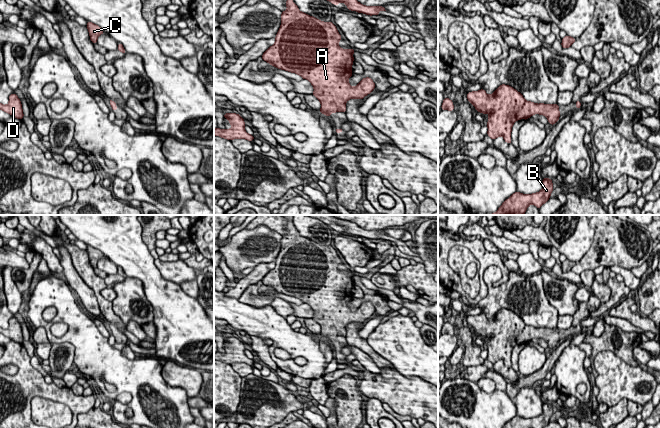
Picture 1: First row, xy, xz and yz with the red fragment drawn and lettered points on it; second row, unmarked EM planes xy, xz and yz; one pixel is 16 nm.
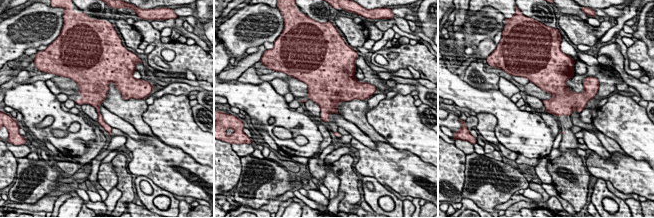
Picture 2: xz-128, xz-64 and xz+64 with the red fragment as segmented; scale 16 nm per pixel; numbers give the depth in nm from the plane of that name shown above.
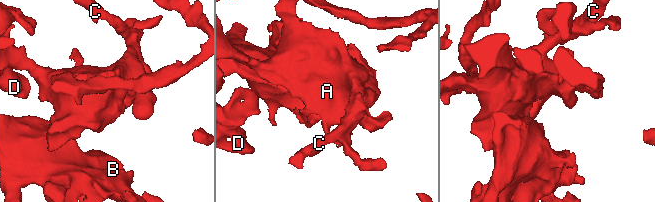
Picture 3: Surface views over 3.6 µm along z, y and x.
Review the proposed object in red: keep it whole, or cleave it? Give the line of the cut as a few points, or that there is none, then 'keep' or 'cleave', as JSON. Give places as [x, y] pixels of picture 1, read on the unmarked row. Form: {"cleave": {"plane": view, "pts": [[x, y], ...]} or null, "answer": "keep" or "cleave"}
{"cleave": null, "answer": "keep"}

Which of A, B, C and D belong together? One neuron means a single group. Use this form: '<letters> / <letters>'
A B C D

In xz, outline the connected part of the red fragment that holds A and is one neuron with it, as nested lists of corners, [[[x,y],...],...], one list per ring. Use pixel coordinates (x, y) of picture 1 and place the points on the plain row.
[[[283,215],[287,219],[287,234],[281,238],[281,250],[276,258],[275,268],[270,270],[261,280],[263,285],[270,289],[288,296],[300,299],[307,303],[314,311],[312,317],[321,327],[320,337],[330,341],[331,337],[346,336],[346,326],[349,323],[364,323],[375,313],[375,307],[370,301],[363,302],[356,311],[352,311],[348,303],[352,300],[352,288],[354,285],[354,273],[346,274],[339,271],[338,266],[343,264],[337,255],[336,250],[330,246],[323,246],[306,237],[301,236],[298,230],[293,226],[294,215]]]

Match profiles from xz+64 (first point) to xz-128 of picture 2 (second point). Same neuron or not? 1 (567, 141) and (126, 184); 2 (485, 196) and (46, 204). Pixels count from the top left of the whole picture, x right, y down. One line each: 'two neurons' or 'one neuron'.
1: one neuron
2: two neurons

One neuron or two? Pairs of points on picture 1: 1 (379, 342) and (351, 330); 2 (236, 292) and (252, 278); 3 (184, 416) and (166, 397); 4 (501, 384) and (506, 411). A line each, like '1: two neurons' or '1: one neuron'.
1: two neurons
2: one neuron
3: one neuron
4: two neurons

